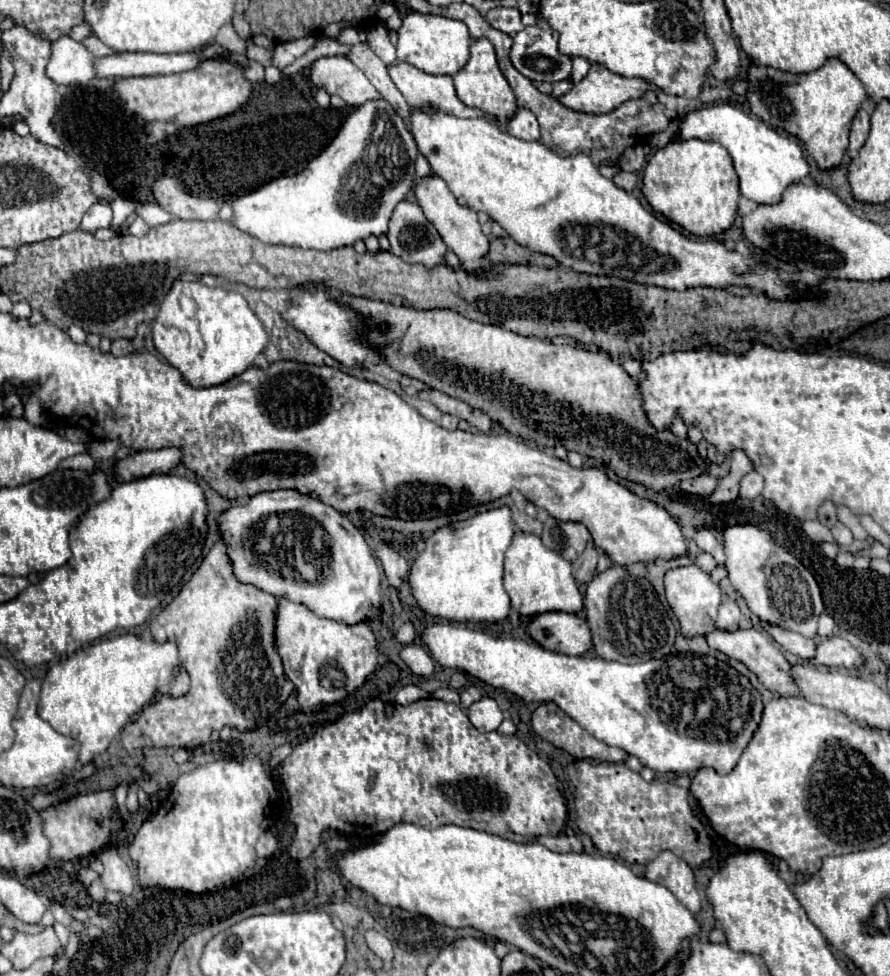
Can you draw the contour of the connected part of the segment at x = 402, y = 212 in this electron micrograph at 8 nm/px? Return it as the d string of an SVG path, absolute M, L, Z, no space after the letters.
M402 200L396 204L394 208L394 214L390 218L390 224L388 224L388 232L386 232L388 240L390 240L390 252L400 256L404 262L410 262L410 264L424 264L428 268L444 262L444 252L446 252L446 244L442 242L440 234L436 232L436 228L424 218L422 214L422 208L414 202L408 202L408 200Z

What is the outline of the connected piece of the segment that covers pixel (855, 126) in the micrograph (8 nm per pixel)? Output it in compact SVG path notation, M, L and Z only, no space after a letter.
M858 110L858 114L852 120L852 128L850 128L850 146L848 146L850 158L858 156L858 150L866 142L868 132L870 132L870 116L866 114L866 110Z

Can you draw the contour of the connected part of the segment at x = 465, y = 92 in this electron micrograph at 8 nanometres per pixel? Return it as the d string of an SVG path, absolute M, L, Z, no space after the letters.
M480 38L480 40L472 40L470 44L470 60L468 64L454 76L454 88L458 92L458 98L472 108L482 110L484 114L492 116L494 120L498 120L500 124L506 124L508 120L512 120L512 116L516 114L518 106L516 106L516 98L512 88L508 86L508 80L504 78L504 74L498 68L496 62L496 54L494 54L494 46Z

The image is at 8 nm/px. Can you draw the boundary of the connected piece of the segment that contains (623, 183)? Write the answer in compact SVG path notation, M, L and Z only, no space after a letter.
M618 172L618 174L612 178L612 182L614 182L618 188L624 188L626 192L632 192L632 190L634 190L636 180L638 180L638 176L632 174L632 172Z

